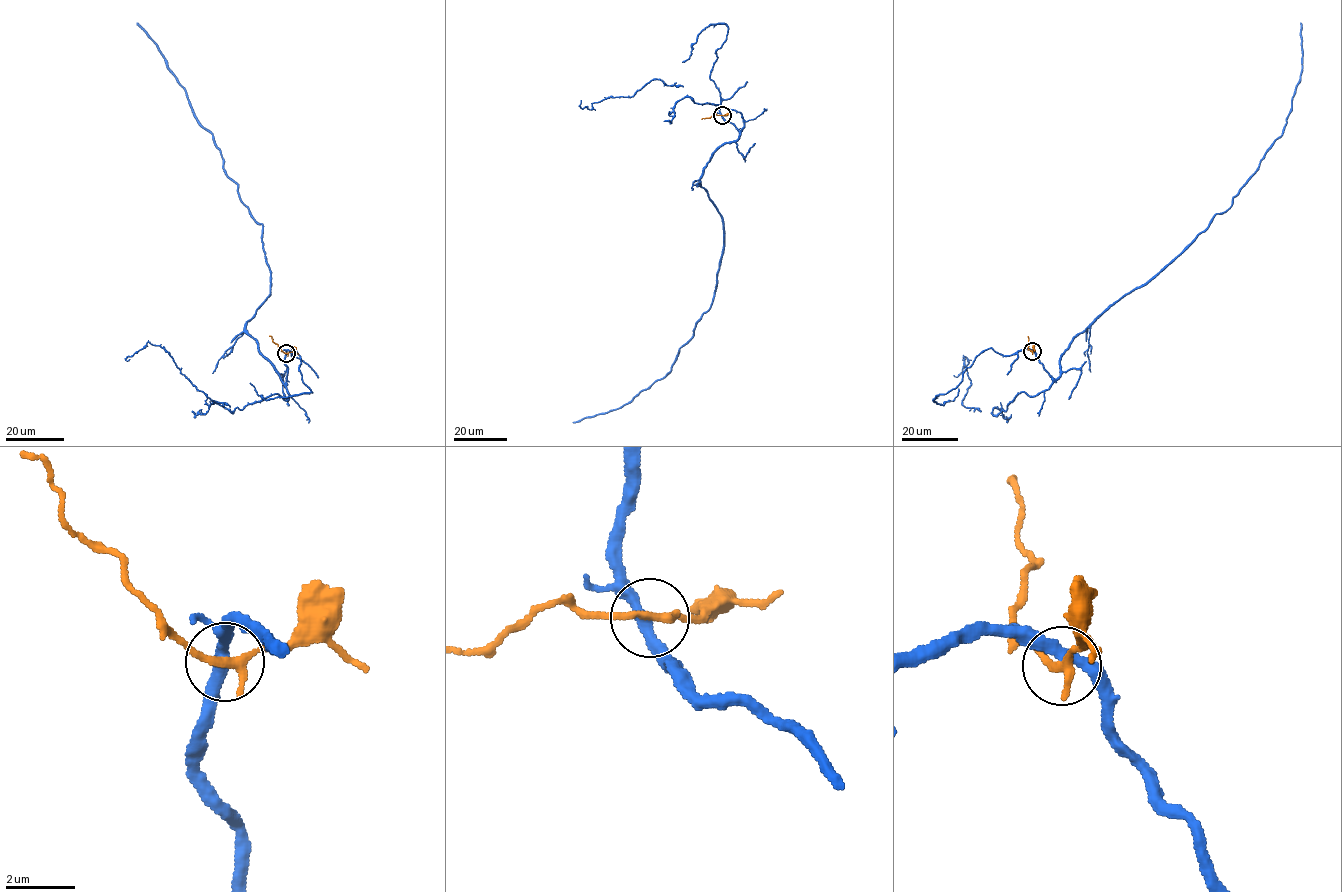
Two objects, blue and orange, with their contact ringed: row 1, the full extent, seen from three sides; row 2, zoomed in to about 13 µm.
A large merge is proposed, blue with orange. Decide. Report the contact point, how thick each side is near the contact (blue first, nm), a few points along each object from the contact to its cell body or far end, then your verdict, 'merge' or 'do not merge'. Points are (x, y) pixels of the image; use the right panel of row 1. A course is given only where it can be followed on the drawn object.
at (1032, 351); 320 nm thick on the blue side, 240 nm on the other; blue runs (1031, 351), (1057, 379), (1059, 360), (1073, 339), (1149, 282), (1231, 205), (1282, 133), (1302, 67), (1301, 22); orange runs (1031, 351), (1028, 347), (1028, 336); do not merge

